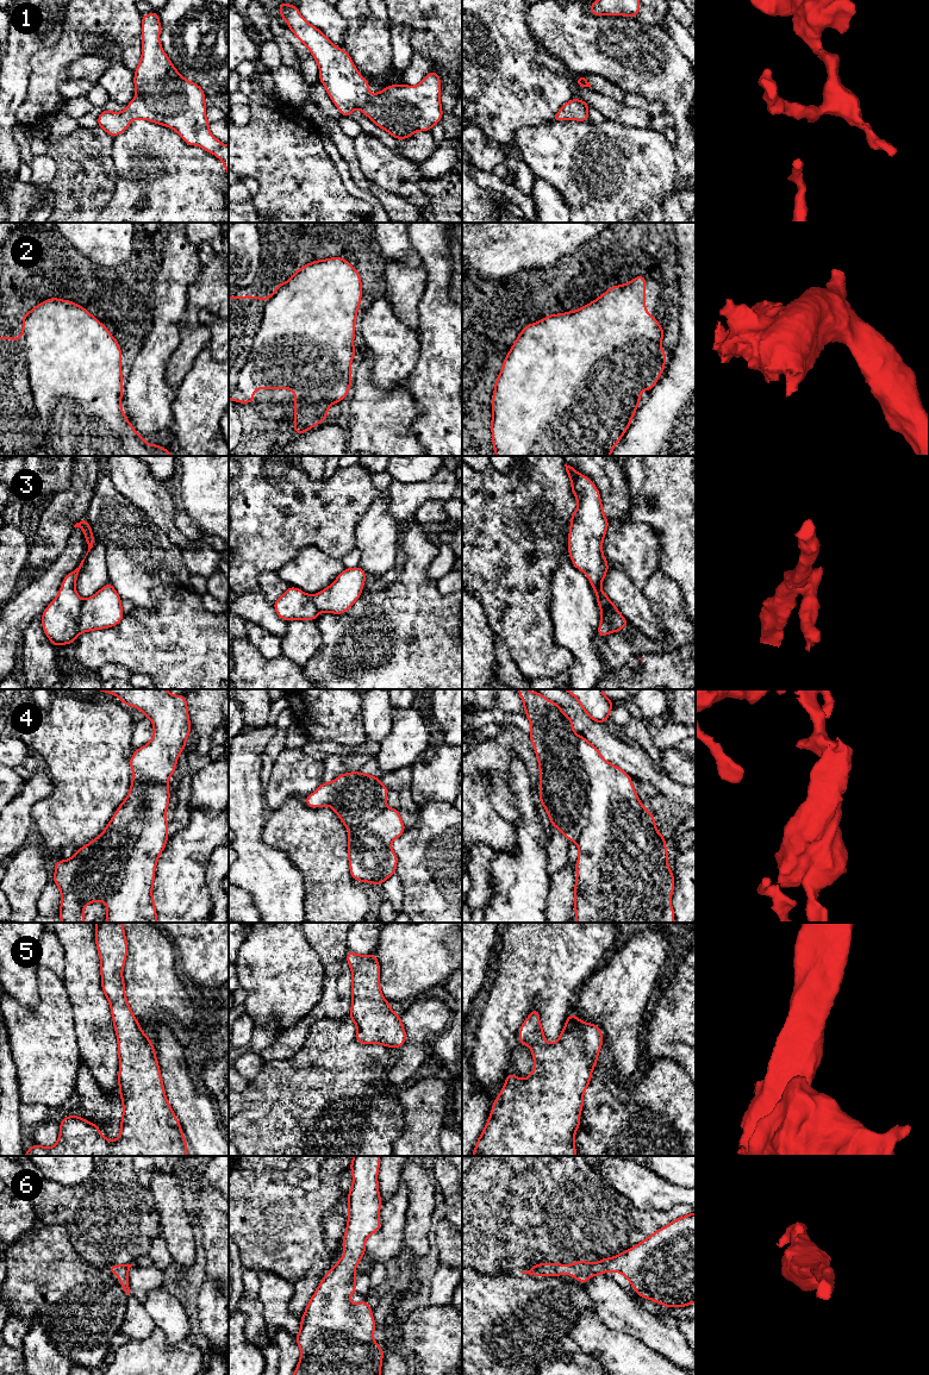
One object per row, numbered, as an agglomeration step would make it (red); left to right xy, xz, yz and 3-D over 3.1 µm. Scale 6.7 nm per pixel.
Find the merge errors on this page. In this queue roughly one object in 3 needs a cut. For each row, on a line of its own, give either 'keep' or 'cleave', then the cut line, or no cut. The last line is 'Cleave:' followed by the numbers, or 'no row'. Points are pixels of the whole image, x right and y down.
1: keep; no cut
2: keep; no cut
3: cleave; cut in xy along (83, 600), (79, 632)
4: keep; no cut
5: keep; no cut
6: keep; no cut
Cleave: 3

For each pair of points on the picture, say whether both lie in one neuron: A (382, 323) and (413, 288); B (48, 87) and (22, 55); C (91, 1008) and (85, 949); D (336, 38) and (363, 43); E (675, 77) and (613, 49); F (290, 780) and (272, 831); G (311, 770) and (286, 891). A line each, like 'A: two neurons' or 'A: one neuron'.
A: two neurons
B: two neurons
C: one neuron
D: two neurons
E: one neuron
F: two neurons
G: two neurons

